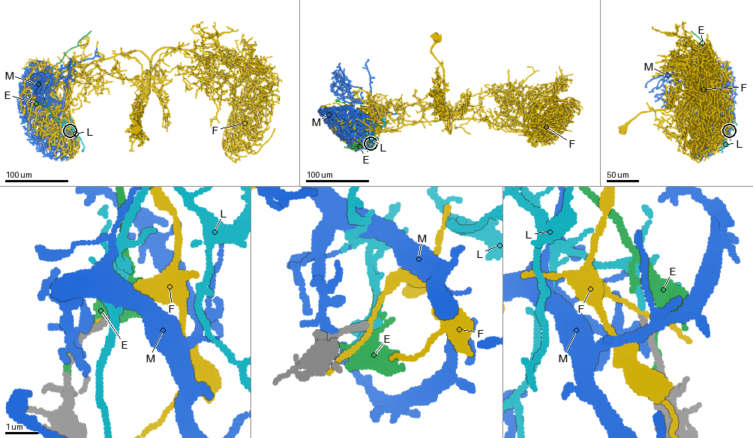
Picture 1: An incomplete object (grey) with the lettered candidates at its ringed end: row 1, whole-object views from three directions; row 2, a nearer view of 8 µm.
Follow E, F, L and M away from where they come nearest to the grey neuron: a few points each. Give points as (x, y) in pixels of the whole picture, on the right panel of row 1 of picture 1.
E: (729, 132), (723, 118), (719, 118), (715, 126), (705, 127), (693, 109), (686, 103)
F: (729, 130), (717, 115), (720, 104), (715, 61), (689, 73), (694, 79), (697, 103), (642, 112), (622, 129)
L: (729, 130), (720, 117), (708, 130), (694, 133), (709, 118), (715, 125), (715, 139)
M: (729, 131), (713, 119), (714, 109), (712, 114), (709, 112), (709, 106), (724, 85)

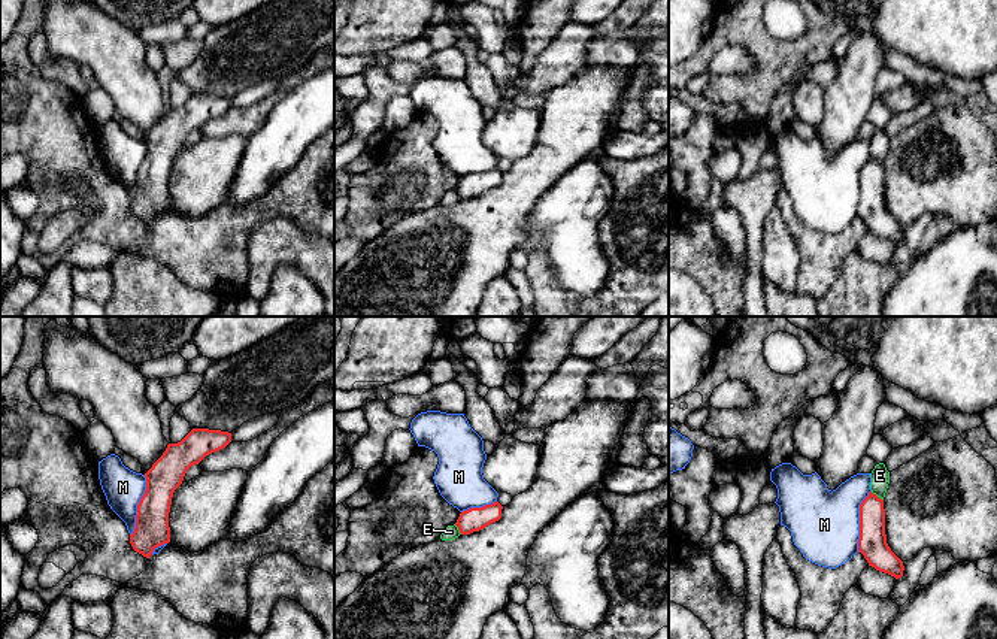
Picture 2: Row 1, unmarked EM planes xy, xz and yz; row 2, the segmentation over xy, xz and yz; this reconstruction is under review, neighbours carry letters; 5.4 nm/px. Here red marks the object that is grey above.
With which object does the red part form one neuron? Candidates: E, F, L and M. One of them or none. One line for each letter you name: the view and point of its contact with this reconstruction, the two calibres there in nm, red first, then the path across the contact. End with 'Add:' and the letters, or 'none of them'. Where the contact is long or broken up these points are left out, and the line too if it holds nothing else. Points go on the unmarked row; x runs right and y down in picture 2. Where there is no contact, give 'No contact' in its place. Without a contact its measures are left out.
L: No contact
Add: L

